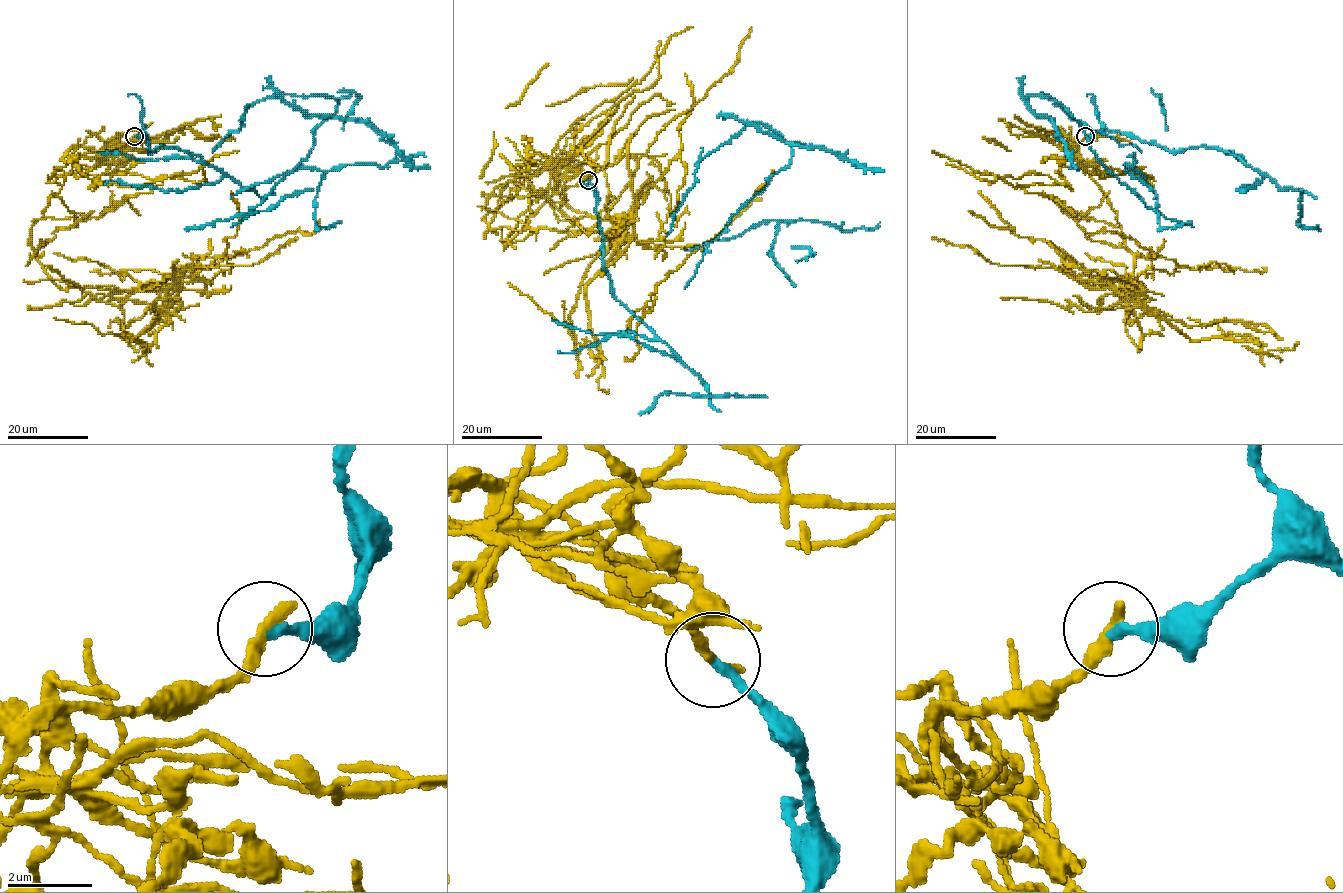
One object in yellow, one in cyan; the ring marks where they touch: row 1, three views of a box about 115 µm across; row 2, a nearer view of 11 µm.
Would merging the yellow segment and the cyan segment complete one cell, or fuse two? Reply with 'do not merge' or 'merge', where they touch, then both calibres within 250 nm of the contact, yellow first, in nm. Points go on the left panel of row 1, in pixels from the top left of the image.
do not merge | (134, 136) | 360/240 nm

